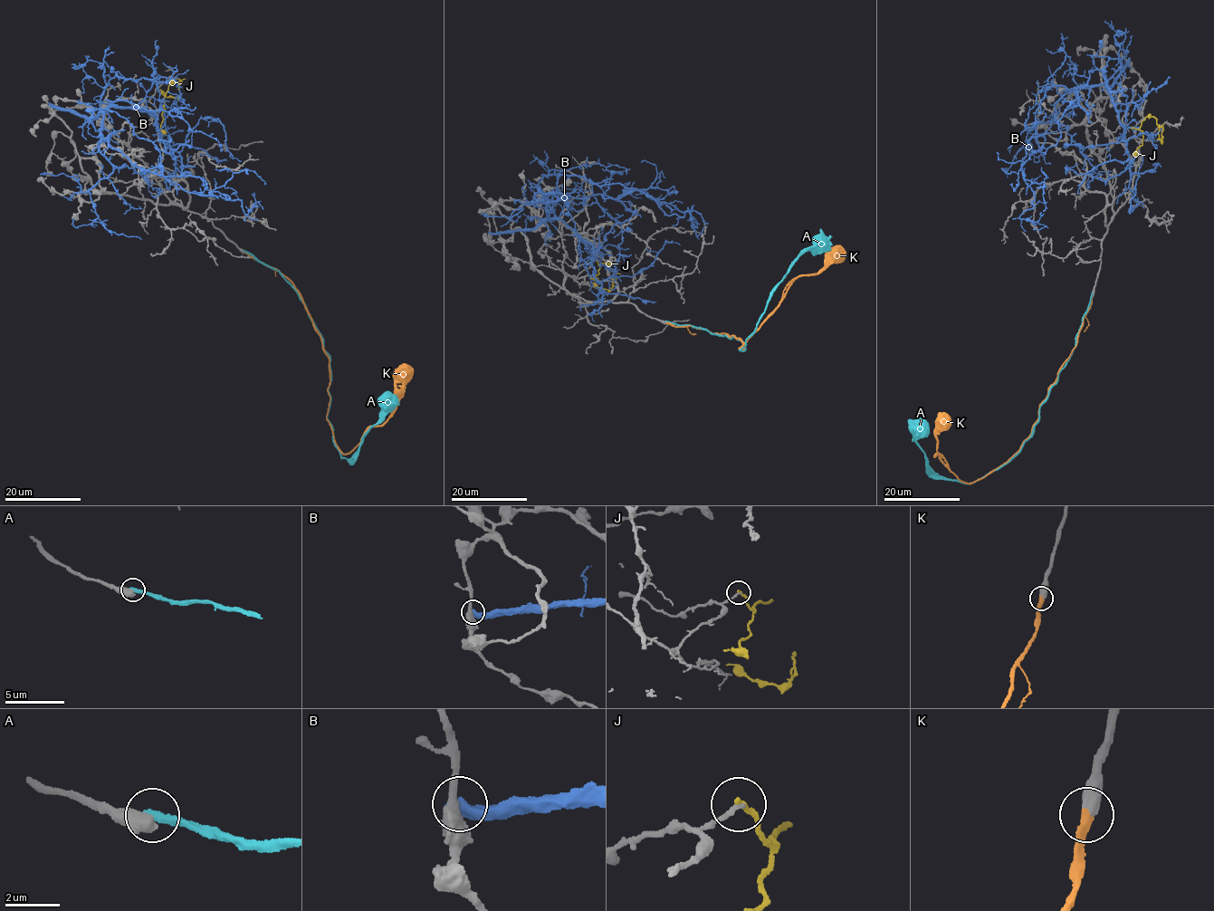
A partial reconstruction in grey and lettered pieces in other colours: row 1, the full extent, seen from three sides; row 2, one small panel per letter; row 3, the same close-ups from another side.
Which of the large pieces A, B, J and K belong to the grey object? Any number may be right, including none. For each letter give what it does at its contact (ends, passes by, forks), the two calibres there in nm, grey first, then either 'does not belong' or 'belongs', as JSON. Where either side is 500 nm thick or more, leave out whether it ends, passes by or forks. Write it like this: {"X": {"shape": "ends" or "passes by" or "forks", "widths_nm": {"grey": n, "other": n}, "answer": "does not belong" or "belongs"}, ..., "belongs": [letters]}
{"A": {"widths_nm": {"grey": 600, "other": 320}, "answer": "does not belong"}, "B": {"widths_nm": {"grey": 480, "other": 600}, "answer": "does not belong"}, "J": {"shape": "ends", "widths_nm": {"grey": 160, "other": 200}, "answer": "does not belong"}, "K": {"widths_nm": {"grey": 550, "other": 400}, "answer": "belongs"}, "belongs": ["K"]}

